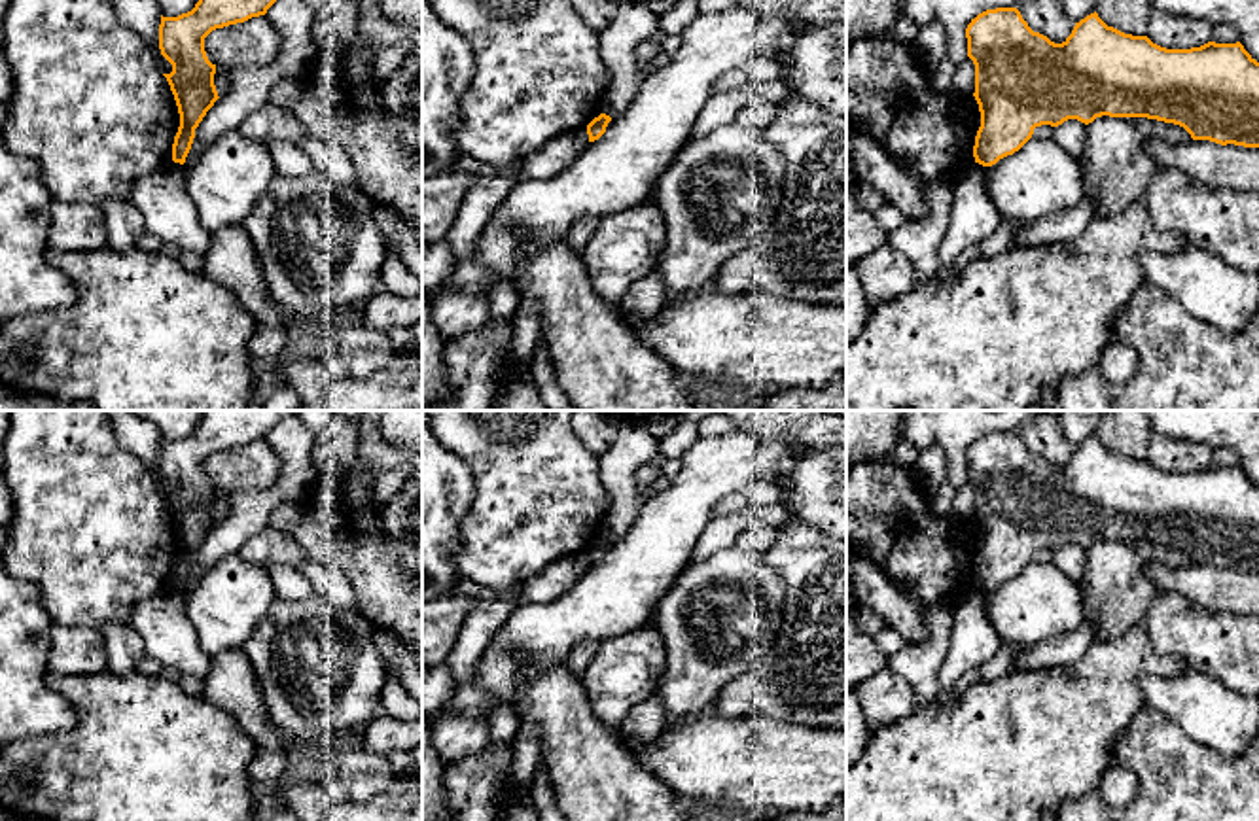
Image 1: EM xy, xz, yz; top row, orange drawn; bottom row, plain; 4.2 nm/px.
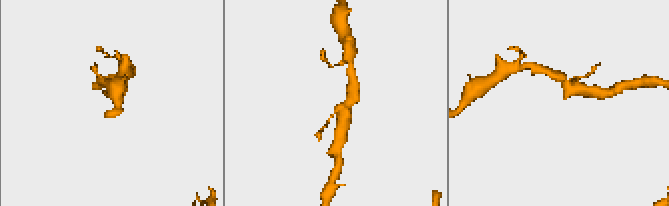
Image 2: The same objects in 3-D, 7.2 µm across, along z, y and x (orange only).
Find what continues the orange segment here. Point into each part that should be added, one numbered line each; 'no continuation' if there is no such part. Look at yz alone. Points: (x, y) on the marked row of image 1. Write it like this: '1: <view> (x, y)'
no continuation

